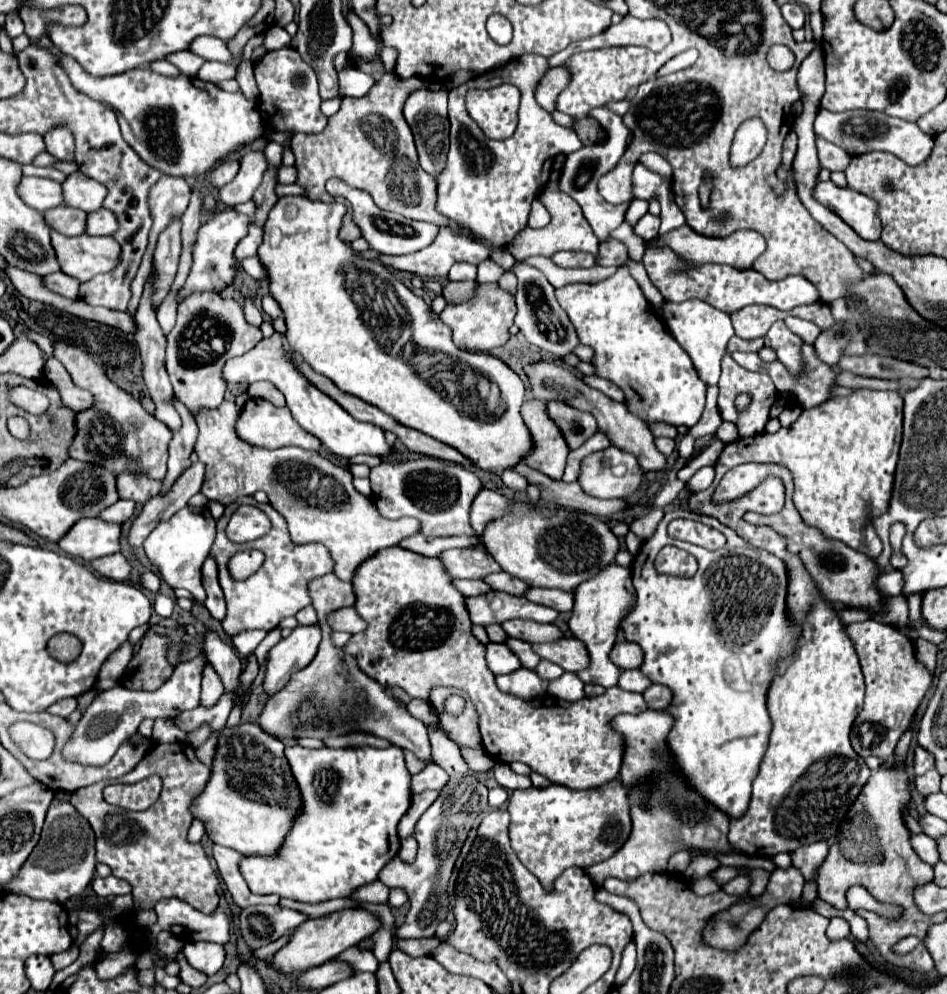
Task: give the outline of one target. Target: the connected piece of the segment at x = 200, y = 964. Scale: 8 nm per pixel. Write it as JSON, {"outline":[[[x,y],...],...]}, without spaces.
{"outline":[[[187,942],[183,948],[183,954],[195,970],[207,976],[215,974],[223,966],[223,960],[225,960],[223,946],[213,944],[213,942]]]}

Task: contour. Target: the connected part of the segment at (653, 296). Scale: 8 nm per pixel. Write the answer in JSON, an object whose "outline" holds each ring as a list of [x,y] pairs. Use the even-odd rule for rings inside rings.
{"outline":[[[629,258],[625,266],[629,268],[629,274],[633,278],[637,278],[637,284],[643,290],[643,296],[647,298],[647,302],[663,314],[663,320],[665,320],[669,332],[687,350],[687,354],[691,356],[693,364],[697,366],[701,378],[707,384],[717,384],[721,360],[727,356],[727,350],[725,350],[727,342],[733,338],[733,326],[731,326],[729,314],[725,314],[725,312],[721,312],[721,310],[717,310],[717,308],[713,308],[713,306],[709,306],[707,302],[701,302],[701,300],[685,300],[685,302],[679,302],[679,304],[665,302],[661,298],[661,292],[655,290],[655,286],[649,282],[641,262],[635,262],[635,260]]]}

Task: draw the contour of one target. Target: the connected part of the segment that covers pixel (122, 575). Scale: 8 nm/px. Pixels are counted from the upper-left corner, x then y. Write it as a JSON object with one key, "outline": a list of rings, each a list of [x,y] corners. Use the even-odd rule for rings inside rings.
{"outline":[[[109,554],[103,558],[95,558],[91,560],[91,568],[111,580],[127,580],[129,570],[131,570],[131,566],[121,554]]]}

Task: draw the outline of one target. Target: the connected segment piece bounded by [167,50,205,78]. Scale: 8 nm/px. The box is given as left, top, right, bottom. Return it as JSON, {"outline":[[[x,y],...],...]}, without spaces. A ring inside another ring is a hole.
{"outline":[[[181,50],[181,52],[169,54],[167,56],[167,62],[171,62],[173,66],[177,66],[181,74],[191,76],[191,78],[195,78],[197,72],[199,72],[199,68],[205,64],[205,60],[201,56],[195,56],[189,50]]]}

